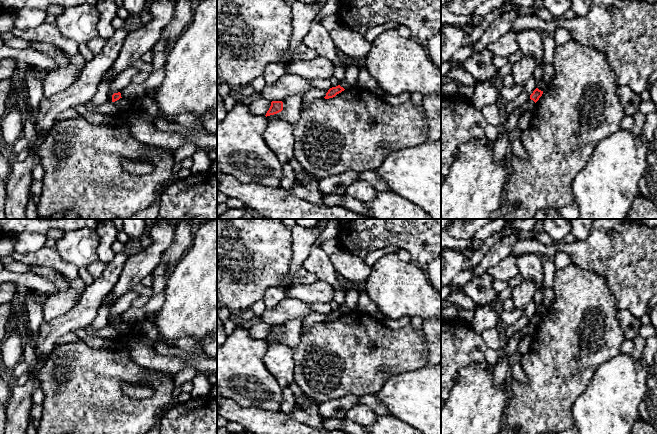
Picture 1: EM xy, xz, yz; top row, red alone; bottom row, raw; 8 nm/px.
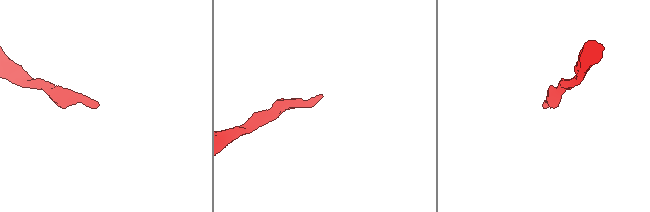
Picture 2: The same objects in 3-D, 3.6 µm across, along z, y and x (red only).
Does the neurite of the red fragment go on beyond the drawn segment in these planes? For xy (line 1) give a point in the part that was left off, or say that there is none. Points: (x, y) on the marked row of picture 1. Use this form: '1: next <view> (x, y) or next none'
1: next none

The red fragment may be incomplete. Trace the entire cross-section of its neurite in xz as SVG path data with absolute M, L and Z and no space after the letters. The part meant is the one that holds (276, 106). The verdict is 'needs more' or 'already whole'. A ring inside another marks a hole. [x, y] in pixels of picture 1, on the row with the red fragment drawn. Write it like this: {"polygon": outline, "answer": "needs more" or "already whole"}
{"polygon": "M272 101L269 110L266 113L266 117L270 115L277 114L283 110L283 102L282 101Z", "answer": "already whole"}

